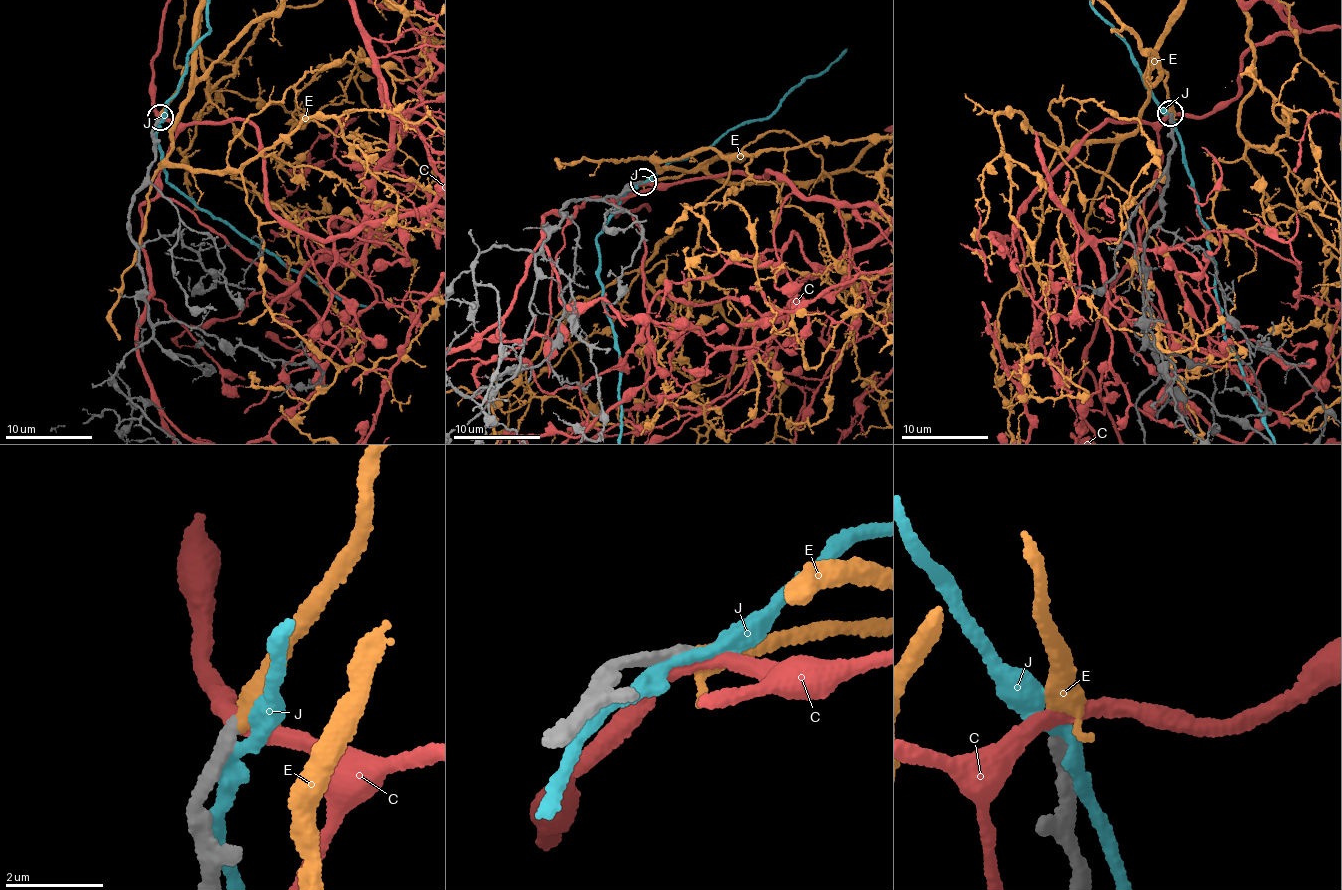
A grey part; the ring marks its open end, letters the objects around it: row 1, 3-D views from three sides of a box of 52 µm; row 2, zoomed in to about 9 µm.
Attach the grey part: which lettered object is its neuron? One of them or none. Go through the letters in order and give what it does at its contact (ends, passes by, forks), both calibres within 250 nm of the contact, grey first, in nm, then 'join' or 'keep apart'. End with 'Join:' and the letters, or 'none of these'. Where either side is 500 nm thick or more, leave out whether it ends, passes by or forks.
C: it passes by | 320/320 nm | keep apart
E: it passes by | 300/360 nm | join
J: it passes by | 360/240 nm | keep apart
Join: E

